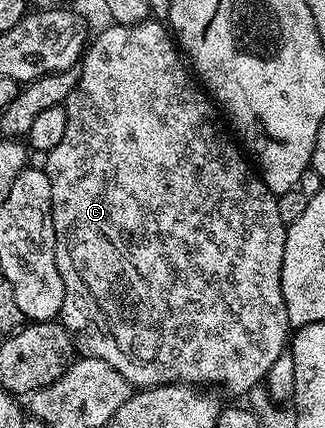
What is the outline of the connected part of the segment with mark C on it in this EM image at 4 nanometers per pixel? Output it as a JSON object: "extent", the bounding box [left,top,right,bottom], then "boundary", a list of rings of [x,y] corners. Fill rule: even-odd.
{"extent":[42,18,290,397],"boundary":[[[151,18],[144,20],[140,24],[113,23],[111,27],[106,29],[105,32],[98,33],[97,36],[95,33],[94,39],[84,50],[84,55],[78,65],[80,69],[78,86],[74,86],[74,90],[68,95],[67,101],[64,104],[64,109],[66,110],[66,135],[62,138],[62,142],[58,142],[58,146],[54,146],[54,150],[47,152],[48,161],[45,162],[42,169],[52,183],[52,221],[54,222],[54,230],[56,231],[56,261],[58,262],[58,270],[62,274],[62,282],[64,283],[64,301],[62,302],[62,310],[58,317],[59,323],[63,324],[64,329],[72,336],[75,351],[81,357],[89,356],[90,358],[98,358],[102,362],[112,363],[114,370],[118,370],[118,374],[122,374],[122,378],[126,378],[129,384],[135,386],[137,389],[157,388],[163,384],[190,384],[193,386],[216,386],[212,384],[221,384],[226,391],[243,397],[251,388],[257,387],[263,381],[260,379],[263,378],[264,372],[270,371],[279,362],[280,351],[283,348],[285,351],[286,345],[290,340],[288,311],[286,310],[286,302],[282,294],[282,286],[280,285],[286,226],[278,214],[278,197],[265,186],[259,171],[253,165],[252,168],[248,165],[249,157],[242,151],[241,145],[237,141],[236,145],[224,133],[224,128],[220,125],[219,118],[216,117],[216,112],[218,113],[217,105],[210,99],[207,91],[190,75],[189,69],[186,67],[185,61],[178,51],[178,44],[170,35],[169,29],[161,21]],[[94,292],[98,296],[102,296],[102,298],[106,296],[110,300],[110,316],[106,320],[104,318],[98,318],[98,314],[92,316],[92,296],[94,296]],[[114,298],[118,298],[118,310],[112,310]]]}

